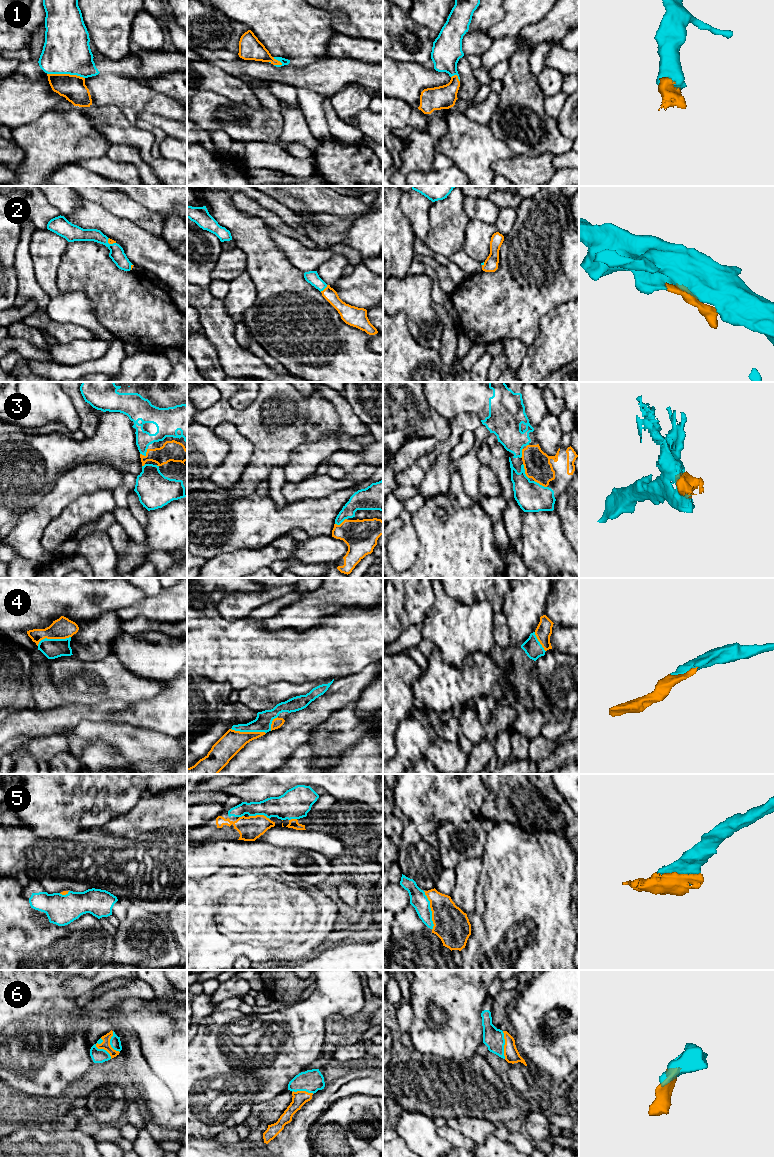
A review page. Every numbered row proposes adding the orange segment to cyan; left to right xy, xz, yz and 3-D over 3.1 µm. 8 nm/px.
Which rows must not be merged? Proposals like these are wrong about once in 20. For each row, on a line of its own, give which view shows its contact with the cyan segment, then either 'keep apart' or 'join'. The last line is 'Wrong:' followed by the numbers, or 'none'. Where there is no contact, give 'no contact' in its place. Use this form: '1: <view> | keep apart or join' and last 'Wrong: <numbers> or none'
1: xy | join
2: xz | join
3: yz | join
4: xy | join
5: yz | join
6: xy | join
Wrong: none

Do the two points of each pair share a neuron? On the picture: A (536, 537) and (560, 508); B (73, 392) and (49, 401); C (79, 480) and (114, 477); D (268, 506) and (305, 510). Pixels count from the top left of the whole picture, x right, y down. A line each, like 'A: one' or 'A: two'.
A: two
B: two
C: one
D: one

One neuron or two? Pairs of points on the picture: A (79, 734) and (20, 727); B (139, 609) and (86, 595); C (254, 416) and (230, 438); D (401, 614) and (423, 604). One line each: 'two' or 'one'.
A: two
B: two
C: two
D: one

